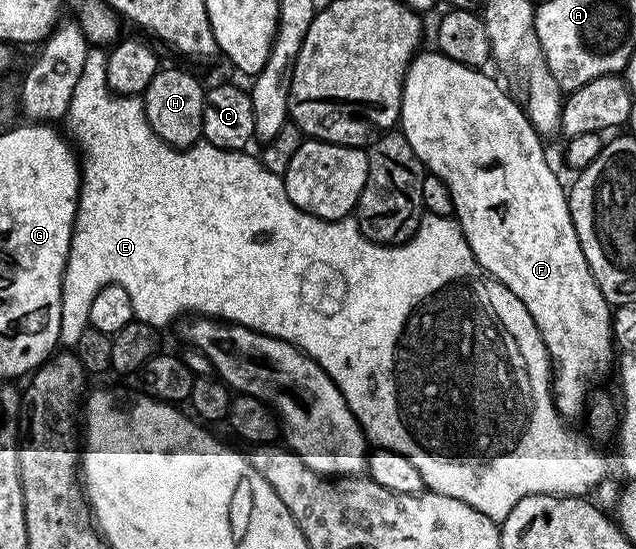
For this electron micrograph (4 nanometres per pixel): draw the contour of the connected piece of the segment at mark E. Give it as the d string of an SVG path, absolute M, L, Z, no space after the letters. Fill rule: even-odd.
M90 49L87 60L83 60L83 72L79 76L79 84L75 84L67 115L68 133L75 142L77 137L76 145L81 157L81 191L77 193L77 215L73 221L73 235L69 255L65 260L65 270L61 274L62 347L76 347L77 333L87 325L87 312L91 308L91 300L95 300L95 292L114 282L119 284L119 288L127 288L127 296L131 296L133 305L133 316L138 322L164 328L172 318L180 319L192 312L197 316L219 318L222 322L238 322L240 326L258 330L260 334L290 342L306 358L317 362L323 372L327 372L327 376L339 388L343 400L347 400L366 439L374 447L407 456L407 460L411 460L411 464L419 468L419 476L423 476L426 487L432 493L463 500L463 504L471 504L471 508L483 512L483 516L487 516L492 522L501 523L507 512L511 512L511 508L515 508L515 504L519 504L519 500L527 496L585 496L590 493L588 490L595 489L608 476L608 456L601 450L597 451L592 446L594 443L584 433L576 434L569 427L572 425L567 424L566 419L557 413L557 406L553 403L551 359L543 344L543 336L539 336L539 328L535 328L535 320L531 320L531 312L527 312L523 300L519 300L519 296L515 296L511 288L499 284L499 280L486 274L474 260L456 217L426 213L417 225L417 231L406 242L382 244L372 242L367 235L361 233L352 217L328 222L325 218L303 212L287 196L284 177L272 174L260 157L253 155L252 158L249 152L215 148L204 140L195 146L184 148L168 146L151 128L145 115L144 101L128 94L116 95L105 83L106 57L104 49Z

